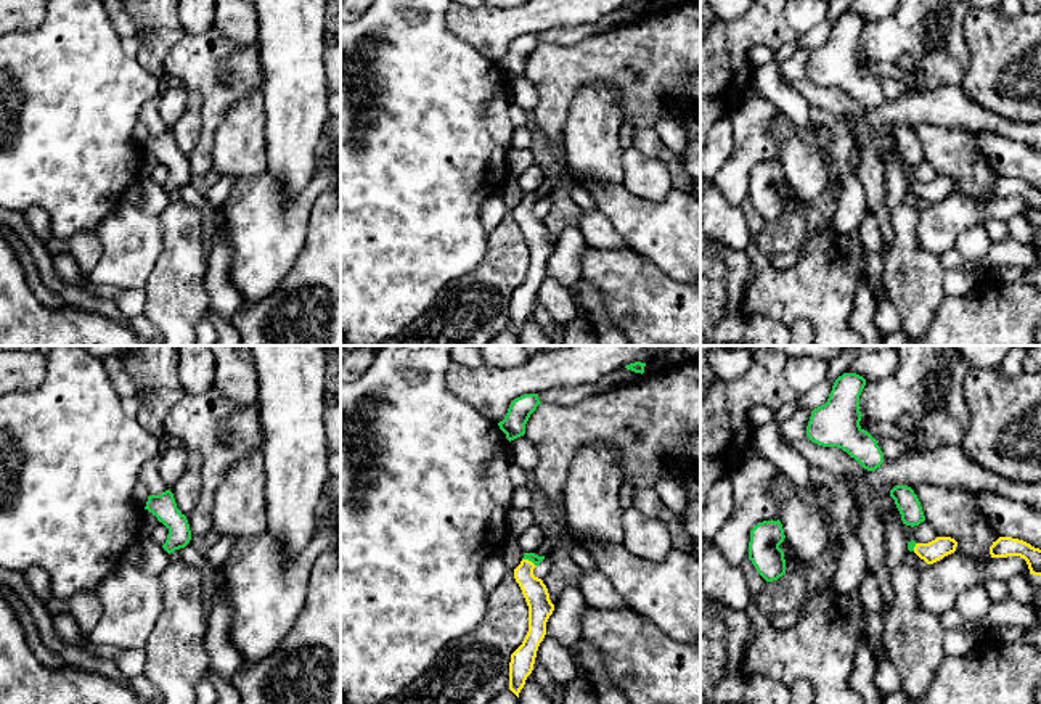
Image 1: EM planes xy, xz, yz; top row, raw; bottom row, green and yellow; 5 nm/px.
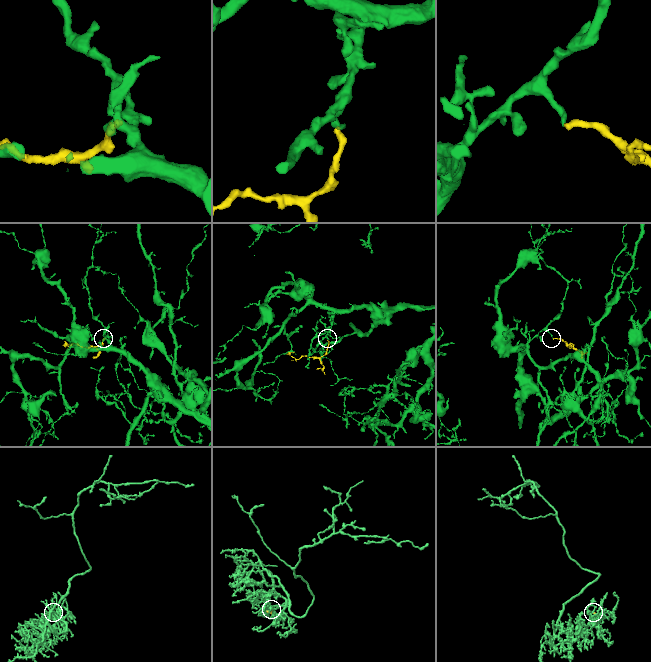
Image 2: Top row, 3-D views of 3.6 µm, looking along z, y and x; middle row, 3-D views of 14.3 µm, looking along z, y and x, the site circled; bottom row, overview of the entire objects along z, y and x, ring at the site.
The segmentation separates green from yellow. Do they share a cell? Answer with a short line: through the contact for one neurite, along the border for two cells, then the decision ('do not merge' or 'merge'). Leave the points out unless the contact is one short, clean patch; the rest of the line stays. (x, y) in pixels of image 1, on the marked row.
line xz (530, 556), (529, 560), (527, 582), (540, 608); merge

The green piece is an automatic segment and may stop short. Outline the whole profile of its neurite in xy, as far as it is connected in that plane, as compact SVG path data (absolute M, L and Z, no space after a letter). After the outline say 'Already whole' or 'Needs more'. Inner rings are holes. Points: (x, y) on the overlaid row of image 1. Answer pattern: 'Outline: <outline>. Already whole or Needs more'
Outline: M169 490L161 495L149 495L145 510L153 513L159 522L169 529L169 535L162 548L170 555L185 548L191 540L190 524L185 514L177 508L174 493Z. Already whole

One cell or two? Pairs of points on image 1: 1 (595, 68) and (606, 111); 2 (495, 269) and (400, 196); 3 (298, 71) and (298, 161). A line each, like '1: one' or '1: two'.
1: two
2: two
3: one

